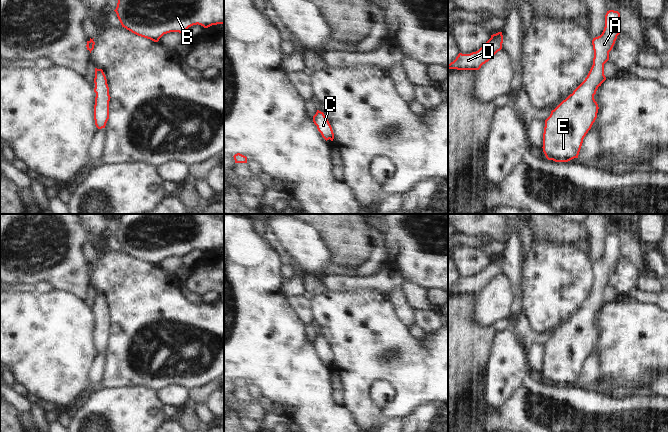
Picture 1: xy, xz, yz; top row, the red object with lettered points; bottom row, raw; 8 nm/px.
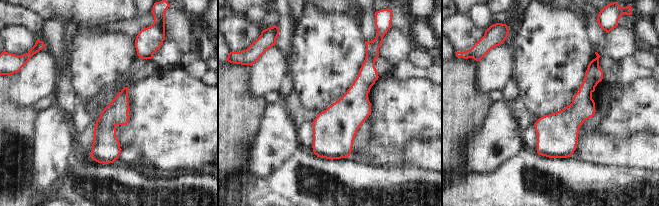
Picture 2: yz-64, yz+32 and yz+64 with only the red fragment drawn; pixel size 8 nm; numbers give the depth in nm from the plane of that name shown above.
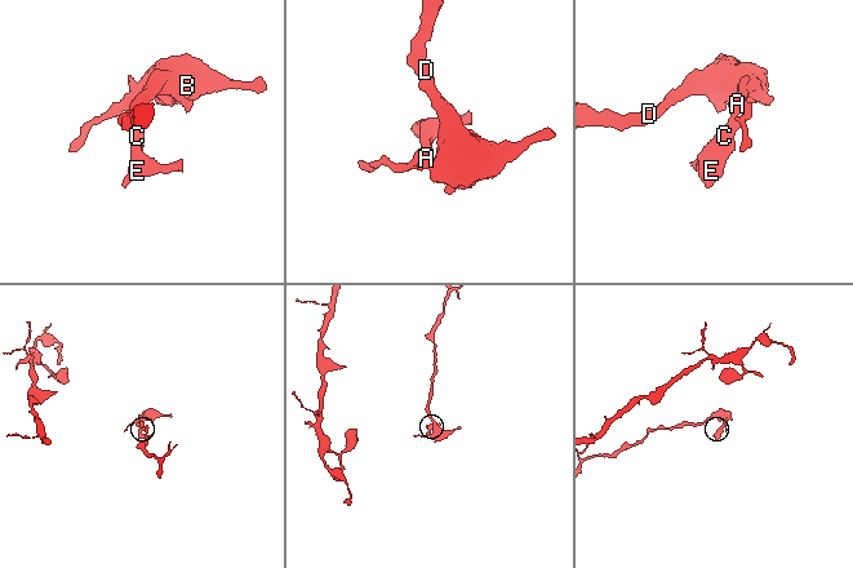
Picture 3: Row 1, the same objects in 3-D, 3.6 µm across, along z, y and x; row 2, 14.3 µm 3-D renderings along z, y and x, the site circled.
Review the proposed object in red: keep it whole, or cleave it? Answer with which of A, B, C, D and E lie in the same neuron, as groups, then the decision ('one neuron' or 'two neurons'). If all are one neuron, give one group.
groups A B C D E; one neuron

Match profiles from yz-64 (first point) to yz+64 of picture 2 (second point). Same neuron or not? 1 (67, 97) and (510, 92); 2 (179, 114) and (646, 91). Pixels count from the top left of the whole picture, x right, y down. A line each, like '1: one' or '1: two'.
1: two
2: one

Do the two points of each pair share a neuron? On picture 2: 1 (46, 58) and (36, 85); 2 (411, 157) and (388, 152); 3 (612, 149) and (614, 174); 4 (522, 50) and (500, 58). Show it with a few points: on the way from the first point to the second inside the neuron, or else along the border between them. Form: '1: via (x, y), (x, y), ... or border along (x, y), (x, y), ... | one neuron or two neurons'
1: via (43, 65), (37, 78) | one neuron
2: via (405, 156), (394, 156) | one neuron
3: border along (590, 163), (636, 168) | two neurons
4: border along (514, 46), (514, 69), (512, 76) | two neurons

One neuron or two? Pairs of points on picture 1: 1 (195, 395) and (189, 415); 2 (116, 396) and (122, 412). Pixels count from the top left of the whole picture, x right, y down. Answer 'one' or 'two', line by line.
1: one
2: one

